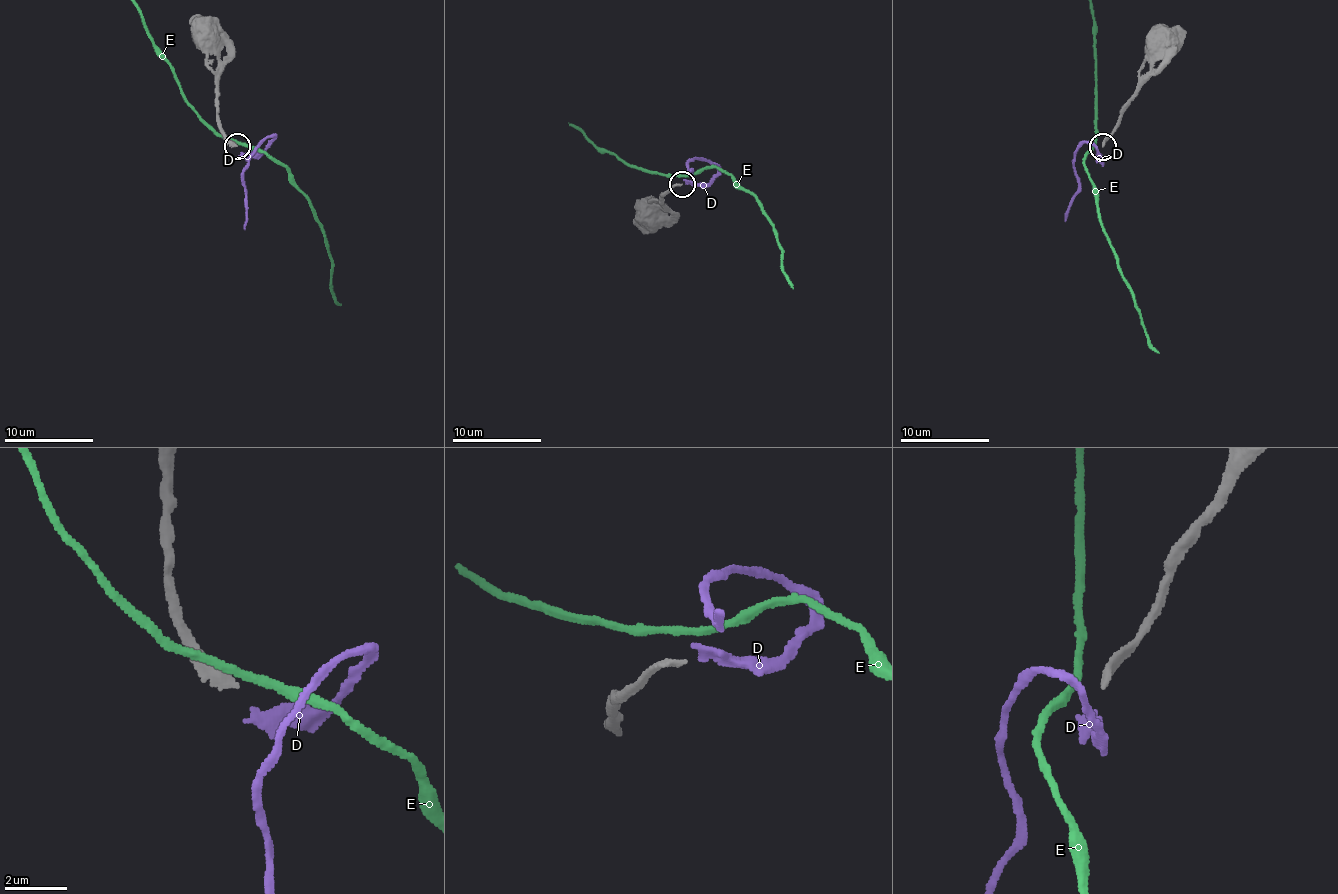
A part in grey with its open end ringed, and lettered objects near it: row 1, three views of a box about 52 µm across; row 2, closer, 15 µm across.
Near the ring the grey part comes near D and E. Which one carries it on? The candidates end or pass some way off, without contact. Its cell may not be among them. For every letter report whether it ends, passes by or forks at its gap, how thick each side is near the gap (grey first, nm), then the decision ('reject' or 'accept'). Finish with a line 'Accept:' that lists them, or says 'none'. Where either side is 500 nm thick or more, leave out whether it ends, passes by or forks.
D: it ends there; 240 nm thick on the grey side, 280 nm on the other; accept
E: it passes by; 240 nm thick on the grey side, 240 nm on the other; reject
Accept: D

